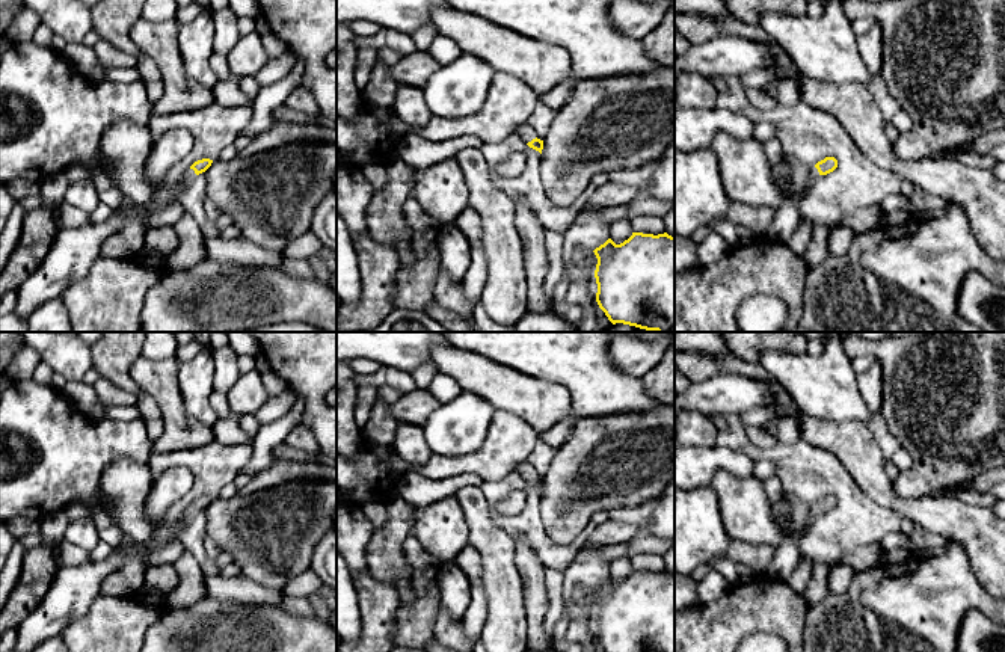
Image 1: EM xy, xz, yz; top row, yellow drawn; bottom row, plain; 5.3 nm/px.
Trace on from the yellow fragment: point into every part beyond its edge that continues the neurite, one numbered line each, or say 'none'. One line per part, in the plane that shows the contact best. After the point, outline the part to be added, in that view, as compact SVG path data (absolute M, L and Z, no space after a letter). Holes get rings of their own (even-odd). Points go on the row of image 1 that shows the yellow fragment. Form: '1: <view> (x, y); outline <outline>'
1: xz (524, 132); outline M522 124L515 128L515 134L524 139L527 143L536 139L534 130L528 124Z

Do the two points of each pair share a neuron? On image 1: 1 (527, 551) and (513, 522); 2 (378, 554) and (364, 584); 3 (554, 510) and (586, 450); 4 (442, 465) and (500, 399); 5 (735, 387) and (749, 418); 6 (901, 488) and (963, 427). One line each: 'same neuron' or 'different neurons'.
1: different neurons
2: different neurons
3: same neuron
4: different neurons
5: different neurons
6: same neuron

